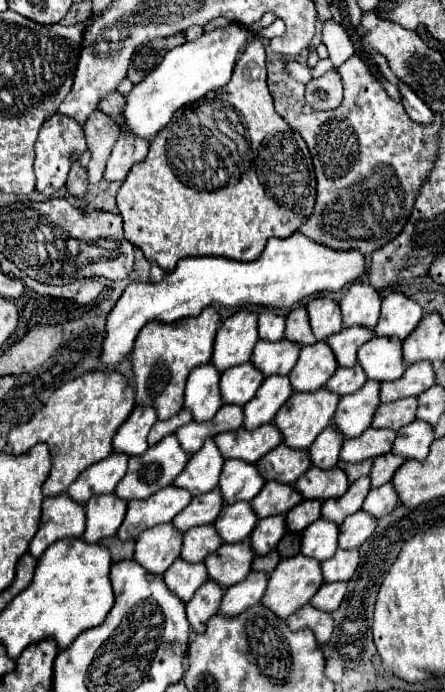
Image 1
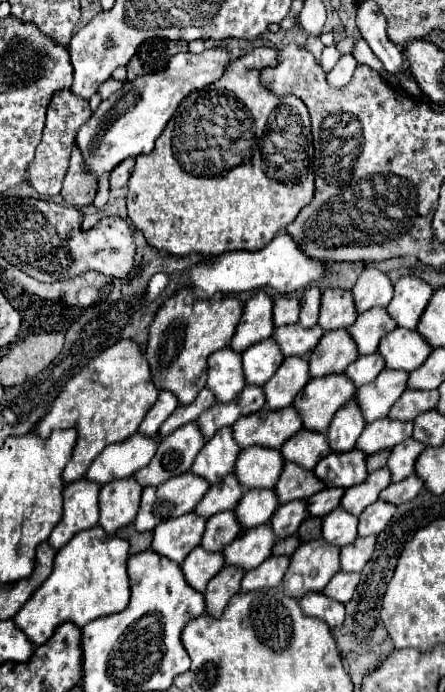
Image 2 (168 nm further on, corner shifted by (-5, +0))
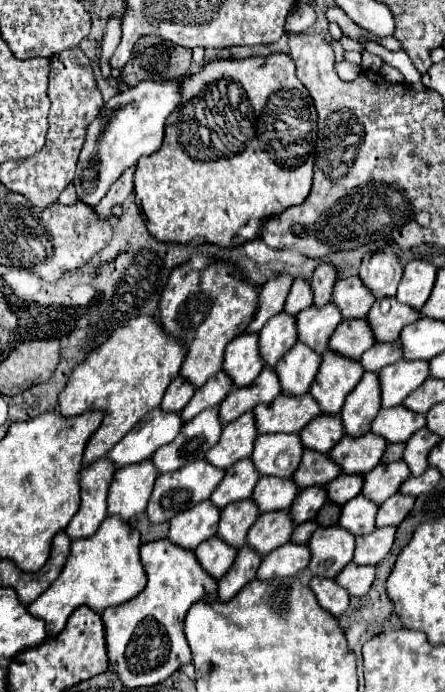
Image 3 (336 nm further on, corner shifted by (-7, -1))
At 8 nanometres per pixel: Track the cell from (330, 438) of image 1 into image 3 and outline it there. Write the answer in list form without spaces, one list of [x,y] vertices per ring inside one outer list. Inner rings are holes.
[[[364,375],[354,391],[348,395],[340,417],[344,433],[350,437],[362,437],[370,431],[370,425],[380,411],[380,383],[378,375]]]

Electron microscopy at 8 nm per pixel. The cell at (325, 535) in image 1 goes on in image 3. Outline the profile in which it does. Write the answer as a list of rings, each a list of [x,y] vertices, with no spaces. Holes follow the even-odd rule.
[[[358,495],[342,507],[338,525],[356,537],[368,535],[376,527],[374,525],[376,511],[378,511],[378,505],[372,505],[372,501],[364,499],[364,495]]]

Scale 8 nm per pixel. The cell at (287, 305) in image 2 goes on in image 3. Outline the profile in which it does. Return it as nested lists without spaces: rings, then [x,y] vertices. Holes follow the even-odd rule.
[[[296,279],[292,283],[292,289],[290,289],[290,295],[286,299],[286,305],[284,305],[284,311],[288,315],[298,315],[302,309],[310,307],[312,305],[312,291],[308,287],[308,283],[304,279]]]

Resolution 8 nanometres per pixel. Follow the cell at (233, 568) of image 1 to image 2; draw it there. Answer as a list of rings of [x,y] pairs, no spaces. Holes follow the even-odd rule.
[[[262,524],[250,530],[242,530],[238,538],[224,548],[226,564],[252,570],[272,556],[272,546],[276,544],[270,524]]]

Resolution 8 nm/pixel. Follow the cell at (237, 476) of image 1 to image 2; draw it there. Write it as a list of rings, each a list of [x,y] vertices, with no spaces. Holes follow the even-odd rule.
[[[242,450],[236,460],[236,476],[246,490],[274,488],[282,472],[282,454],[278,450]]]

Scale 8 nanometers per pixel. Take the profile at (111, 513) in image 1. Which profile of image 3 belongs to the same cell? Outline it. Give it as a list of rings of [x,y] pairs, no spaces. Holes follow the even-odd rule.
[[[150,459],[118,469],[108,489],[108,515],[116,515],[122,521],[140,515],[148,505],[156,477],[158,475],[152,471]]]

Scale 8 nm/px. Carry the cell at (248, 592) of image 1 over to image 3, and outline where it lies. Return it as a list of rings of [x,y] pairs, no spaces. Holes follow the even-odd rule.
[[[288,541],[282,547],[268,553],[266,557],[262,557],[262,563],[256,571],[256,579],[270,581],[270,579],[294,577],[308,565],[308,559],[310,551],[306,545],[294,545]]]

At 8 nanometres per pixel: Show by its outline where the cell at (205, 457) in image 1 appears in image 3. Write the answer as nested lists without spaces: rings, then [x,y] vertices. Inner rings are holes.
[[[244,413],[240,419],[228,423],[222,429],[220,441],[206,453],[206,461],[218,469],[228,469],[236,461],[250,457],[256,441],[256,425],[252,423],[252,413]]]

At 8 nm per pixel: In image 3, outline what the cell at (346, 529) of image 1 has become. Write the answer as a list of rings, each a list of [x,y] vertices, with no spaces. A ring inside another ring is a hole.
[[[396,493],[394,497],[390,497],[388,501],[384,501],[378,507],[378,515],[376,515],[376,527],[396,527],[412,509],[414,505],[414,497],[410,495],[400,495]]]

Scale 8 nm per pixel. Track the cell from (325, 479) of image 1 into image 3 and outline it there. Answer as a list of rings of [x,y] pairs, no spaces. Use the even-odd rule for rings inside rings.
[[[372,433],[360,439],[344,435],[344,439],[340,439],[340,443],[330,451],[330,459],[346,475],[366,475],[380,463],[384,449],[384,439],[376,439]]]

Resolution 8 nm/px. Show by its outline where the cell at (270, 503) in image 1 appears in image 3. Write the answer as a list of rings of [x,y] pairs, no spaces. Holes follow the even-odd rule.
[[[304,451],[298,469],[292,475],[292,481],[298,489],[314,487],[314,485],[328,485],[340,475],[340,469],[328,459],[328,455],[316,455],[316,451]]]

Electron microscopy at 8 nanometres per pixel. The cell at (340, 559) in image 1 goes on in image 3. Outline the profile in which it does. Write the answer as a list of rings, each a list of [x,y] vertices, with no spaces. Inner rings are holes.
[[[384,527],[384,529],[378,529],[378,533],[372,531],[370,535],[356,537],[356,551],[354,551],[352,563],[378,565],[392,549],[394,533],[396,533],[394,527]]]

